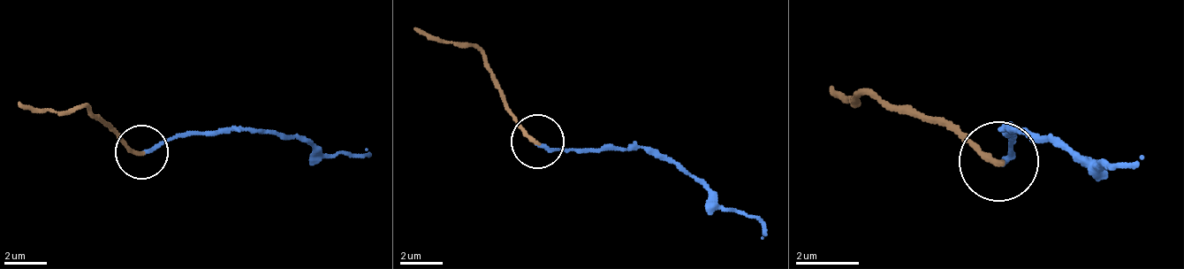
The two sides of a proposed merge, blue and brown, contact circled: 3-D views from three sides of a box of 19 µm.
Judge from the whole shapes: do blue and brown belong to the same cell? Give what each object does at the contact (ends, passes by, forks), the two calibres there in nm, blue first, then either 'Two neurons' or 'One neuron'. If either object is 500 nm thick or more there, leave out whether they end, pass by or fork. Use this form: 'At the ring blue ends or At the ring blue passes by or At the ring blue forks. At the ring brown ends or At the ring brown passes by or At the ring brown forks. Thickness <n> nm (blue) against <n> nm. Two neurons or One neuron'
At the ring blue ends. At the ring brown ends. Thickness 170 nm (blue) against 190 nm. One neuron

